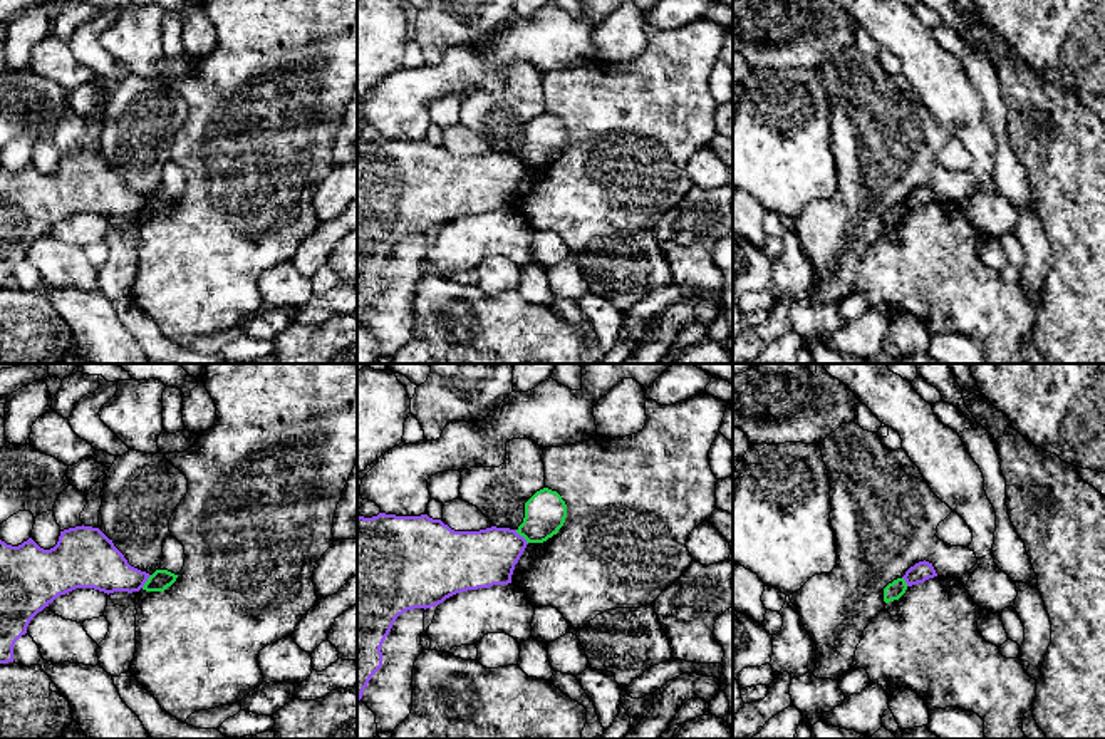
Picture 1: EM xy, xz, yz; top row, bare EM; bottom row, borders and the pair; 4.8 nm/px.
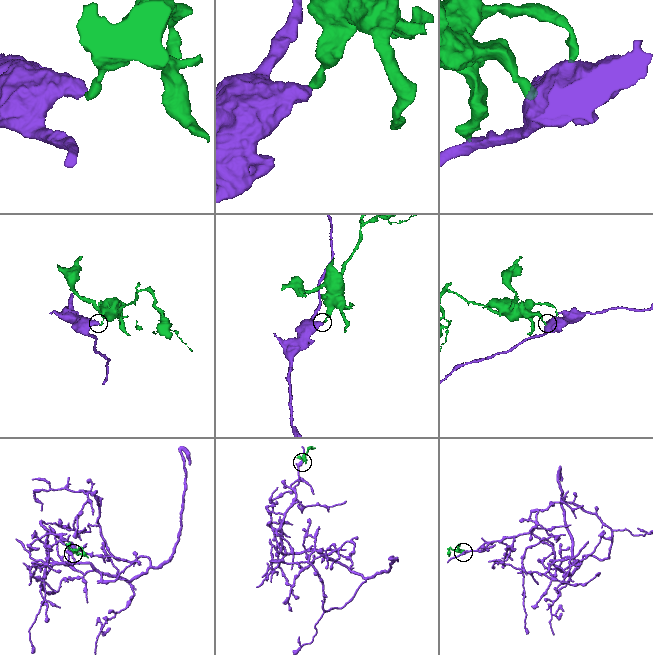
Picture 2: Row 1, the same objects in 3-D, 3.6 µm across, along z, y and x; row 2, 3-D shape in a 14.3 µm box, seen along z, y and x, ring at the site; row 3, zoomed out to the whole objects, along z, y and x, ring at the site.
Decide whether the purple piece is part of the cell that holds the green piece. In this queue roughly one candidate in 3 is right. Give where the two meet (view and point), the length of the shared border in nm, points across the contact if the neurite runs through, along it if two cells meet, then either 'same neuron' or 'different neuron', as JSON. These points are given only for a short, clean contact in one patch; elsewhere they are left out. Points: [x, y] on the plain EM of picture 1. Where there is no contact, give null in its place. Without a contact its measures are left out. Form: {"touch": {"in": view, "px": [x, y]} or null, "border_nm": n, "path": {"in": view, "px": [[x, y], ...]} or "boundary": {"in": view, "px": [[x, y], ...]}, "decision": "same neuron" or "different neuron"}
{"touch": {"in": "xz", "px": [522, 160]}, "border_nm": 90, "boundary": {"in": "xz", "px": [[515, 155], [527, 168]]}, "decision": "different neuron"}

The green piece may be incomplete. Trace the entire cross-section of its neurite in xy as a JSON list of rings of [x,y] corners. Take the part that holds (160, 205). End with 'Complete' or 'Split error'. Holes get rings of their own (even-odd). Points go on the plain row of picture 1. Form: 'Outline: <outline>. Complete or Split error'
Outline: [[[156,194],[148,206],[144,208],[143,214],[146,216],[164,216],[176,206],[178,199],[168,194]]]. Complete

